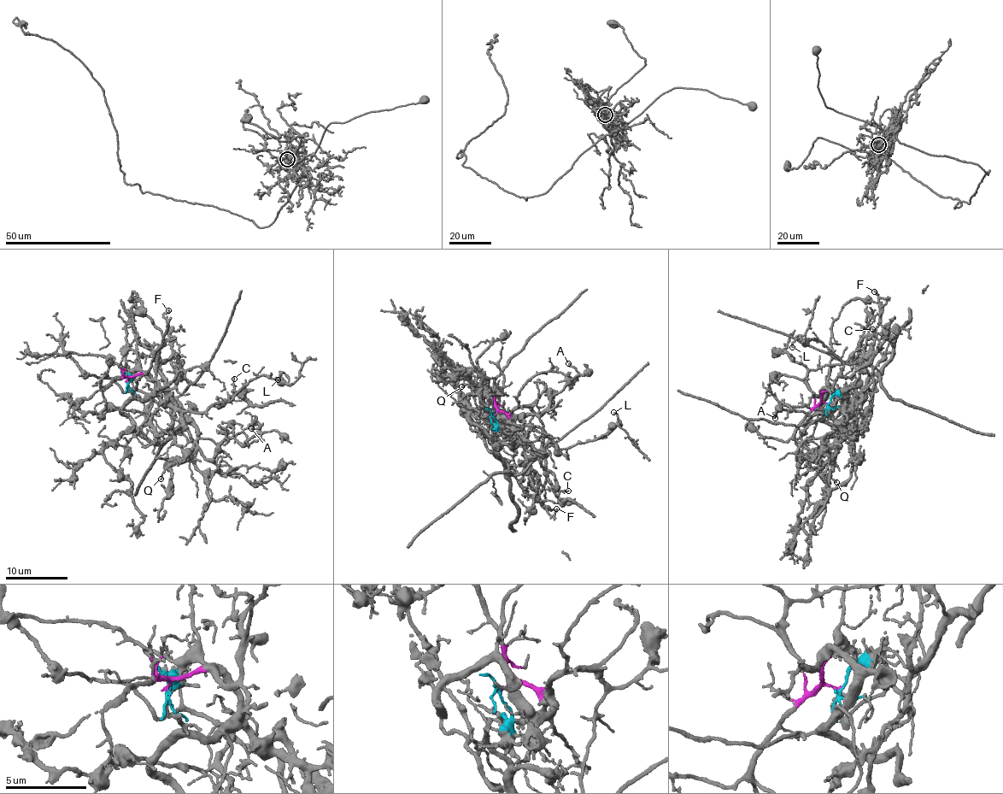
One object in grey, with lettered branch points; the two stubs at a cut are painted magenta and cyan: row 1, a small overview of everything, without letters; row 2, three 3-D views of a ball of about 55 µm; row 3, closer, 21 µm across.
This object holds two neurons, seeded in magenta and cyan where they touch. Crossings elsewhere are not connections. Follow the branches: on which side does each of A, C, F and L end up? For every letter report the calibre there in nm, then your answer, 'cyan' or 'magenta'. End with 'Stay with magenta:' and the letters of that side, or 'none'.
A: 170 nm | magenta
C: 90 nm | magenta
F: 140 nm | cyan
L: 160 nm | magenta
Stay with magenta: A, C, L

